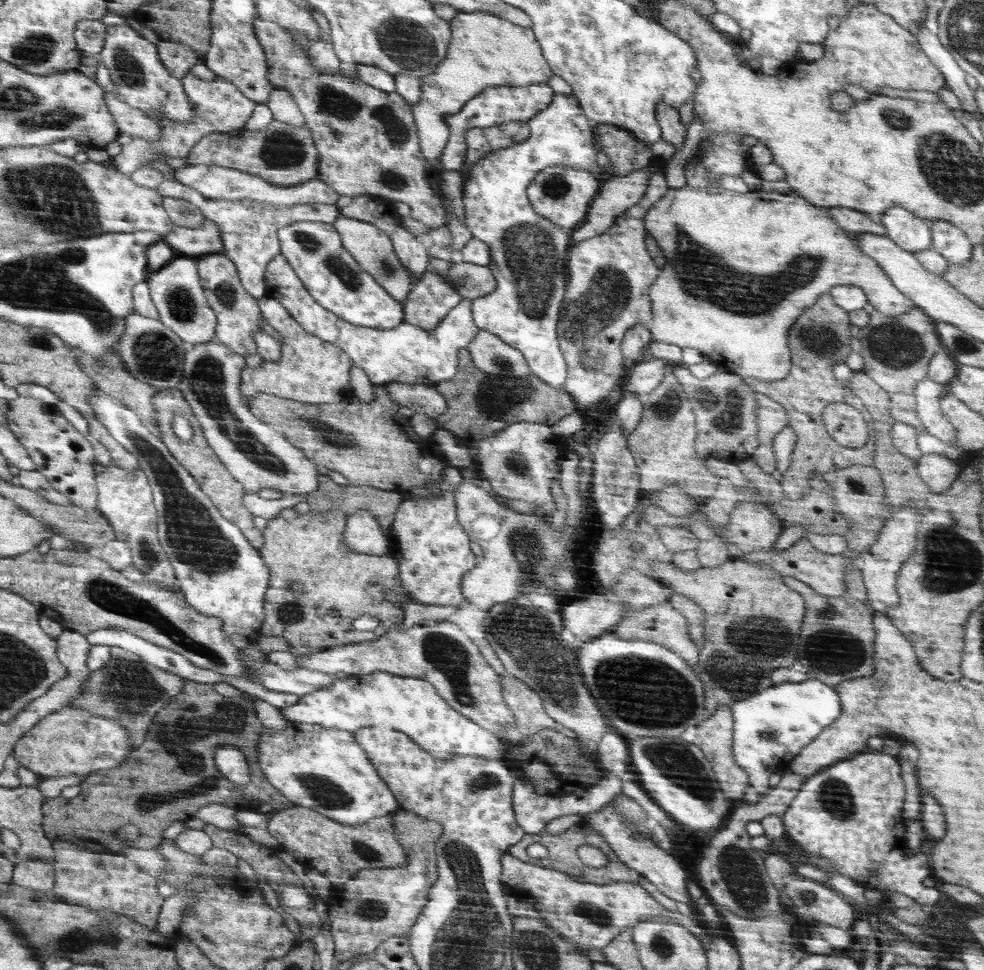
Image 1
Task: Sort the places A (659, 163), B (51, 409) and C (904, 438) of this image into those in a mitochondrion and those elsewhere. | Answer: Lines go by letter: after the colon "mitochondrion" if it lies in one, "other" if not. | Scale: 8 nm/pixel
A: other
B: other
C: other

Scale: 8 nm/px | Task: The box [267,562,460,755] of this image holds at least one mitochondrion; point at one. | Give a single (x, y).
(285, 611)

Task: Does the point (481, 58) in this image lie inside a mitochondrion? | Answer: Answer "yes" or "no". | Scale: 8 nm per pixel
no

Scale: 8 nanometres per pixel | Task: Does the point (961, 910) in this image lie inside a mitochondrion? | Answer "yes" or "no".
no

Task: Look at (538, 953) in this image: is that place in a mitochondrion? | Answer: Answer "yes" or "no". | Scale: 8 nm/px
yes

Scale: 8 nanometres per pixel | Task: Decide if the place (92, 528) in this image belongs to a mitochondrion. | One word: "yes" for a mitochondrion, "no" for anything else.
no

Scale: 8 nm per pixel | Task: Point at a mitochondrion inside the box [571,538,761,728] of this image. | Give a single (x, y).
(634, 589)

